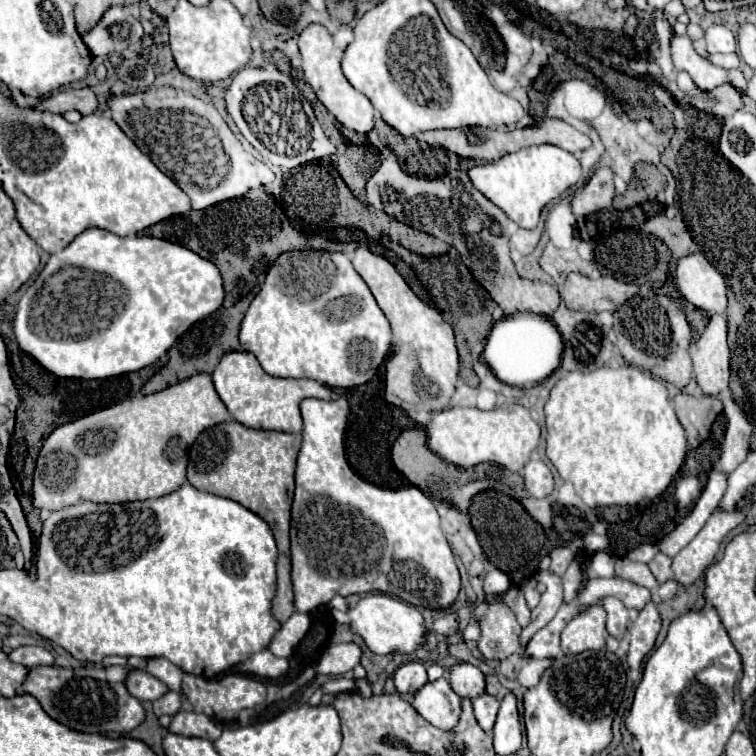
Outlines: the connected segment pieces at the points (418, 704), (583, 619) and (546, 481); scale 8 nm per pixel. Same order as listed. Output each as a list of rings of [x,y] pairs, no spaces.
[[[448,680],[428,682],[414,694],[416,712],[440,730],[452,730],[462,714],[462,698],[450,688]]]
[[[590,606],[582,614],[574,616],[562,630],[562,652],[580,654],[586,650],[602,650],[606,646],[606,610],[602,606]]]
[[[534,458],[530,460],[524,470],[522,470],[524,482],[526,482],[526,490],[530,492],[530,496],[534,498],[546,498],[552,494],[554,490],[554,480],[552,480],[552,472],[548,470],[548,466]]]

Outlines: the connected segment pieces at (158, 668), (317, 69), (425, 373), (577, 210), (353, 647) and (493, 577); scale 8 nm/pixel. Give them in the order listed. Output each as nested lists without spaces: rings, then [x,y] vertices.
[[[150,658],[146,670],[152,676],[156,676],[158,680],[162,680],[170,690],[174,690],[178,694],[182,693],[181,688],[184,672],[178,666],[174,666],[172,662],[168,662],[164,658]]]
[[[312,24],[308,28],[304,28],[304,32],[298,38],[298,46],[300,46],[300,54],[302,54],[302,72],[304,72],[304,82],[308,82],[312,86],[312,90],[316,92],[318,100],[326,106],[326,110],[346,128],[358,132],[358,134],[368,134],[374,128],[374,106],[372,102],[360,94],[358,90],[354,90],[350,86],[350,82],[346,80],[346,76],[342,74],[340,62],[342,62],[342,50],[338,50],[332,42],[330,32],[320,26],[320,24]]]
[[[360,246],[352,254],[352,264],[368,284],[380,310],[386,314],[392,326],[394,350],[386,362],[386,400],[404,408],[406,412],[446,410],[456,390],[459,372],[459,355],[452,326],[444,322],[436,308],[424,304],[410,290],[410,286],[386,258],[372,254],[366,246]]]
[[[598,168],[588,184],[572,198],[572,212],[576,216],[588,216],[598,210],[606,210],[614,200],[614,172],[610,168]]]
[[[354,642],[350,644],[332,644],[324,650],[324,656],[316,664],[316,672],[328,676],[342,676],[350,672],[362,658],[362,648]]]
[[[492,570],[492,572],[486,574],[484,590],[488,594],[504,594],[508,588],[510,588],[510,582],[508,582],[506,574],[500,574],[498,570]]]

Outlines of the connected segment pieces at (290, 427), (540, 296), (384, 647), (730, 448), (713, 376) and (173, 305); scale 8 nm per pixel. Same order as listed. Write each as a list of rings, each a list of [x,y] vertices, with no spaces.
[[[228,352],[218,362],[212,374],[216,392],[220,400],[226,404],[232,418],[248,428],[254,430],[276,430],[276,432],[302,432],[302,418],[300,418],[300,402],[304,398],[318,398],[318,400],[334,400],[336,394],[316,382],[316,380],[294,380],[294,378],[274,378],[268,376],[262,366],[258,364],[256,356],[250,352]]]
[[[390,154],[382,162],[382,166],[372,174],[372,178],[366,184],[366,190],[368,202],[372,206],[382,208],[398,222],[426,232],[456,248],[472,276],[486,288],[492,300],[504,310],[504,314],[532,312],[552,316],[558,308],[560,294],[554,286],[546,282],[524,280],[518,276],[508,250],[508,216],[498,206],[488,202],[488,198],[484,198],[484,194],[480,194],[472,186],[466,172],[458,170],[456,174],[448,174],[436,180],[416,178],[400,170],[396,156]]]
[[[368,594],[366,598],[362,598],[356,608],[346,610],[346,612],[338,612],[338,610],[330,610],[334,620],[340,624],[350,624],[352,630],[356,634],[360,634],[366,642],[366,646],[374,652],[374,654],[412,654],[414,650],[418,650],[420,646],[426,644],[426,622],[424,616],[418,612],[416,606],[388,596],[388,594]]]
[[[720,394],[724,402],[724,414],[728,420],[726,426],[726,440],[722,446],[720,456],[720,470],[730,474],[736,470],[750,452],[750,434],[752,434],[752,422],[744,416],[744,412],[736,406],[732,394]]]
[[[714,314],[704,334],[690,346],[696,382],[706,396],[718,396],[730,380],[730,348],[726,342],[726,316]]]
[[[90,228],[90,230],[84,230],[80,236],[76,236],[74,242],[68,244],[64,250],[52,254],[48,264],[40,272],[40,276],[24,292],[24,296],[18,302],[18,312],[16,312],[16,318],[14,318],[14,336],[16,336],[16,342],[20,344],[20,348],[26,354],[30,354],[40,366],[44,366],[48,372],[52,372],[58,378],[104,380],[104,378],[112,378],[112,376],[120,376],[120,374],[128,374],[128,372],[138,372],[138,370],[154,364],[156,360],[160,360],[170,350],[170,346],[178,340],[178,336],[182,336],[200,318],[216,312],[222,306],[222,300],[224,300],[224,288],[222,288],[222,276],[220,276],[218,268],[212,262],[194,254],[192,250],[188,250],[180,244],[172,244],[172,242],[166,242],[166,240],[160,240],[160,238],[152,238],[152,236],[120,238],[120,236],[116,236],[108,230]]]

